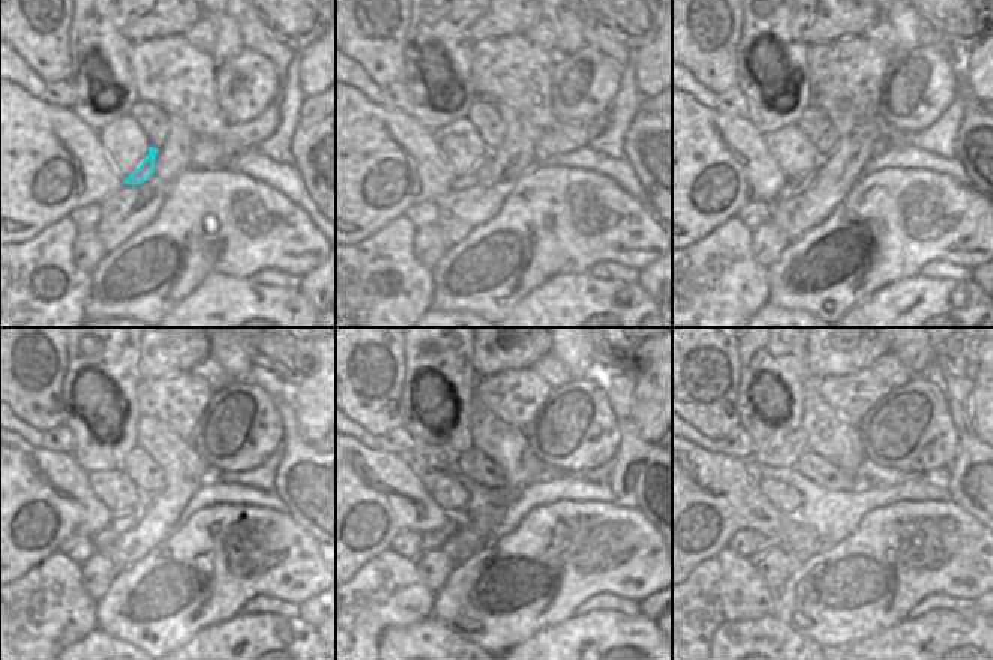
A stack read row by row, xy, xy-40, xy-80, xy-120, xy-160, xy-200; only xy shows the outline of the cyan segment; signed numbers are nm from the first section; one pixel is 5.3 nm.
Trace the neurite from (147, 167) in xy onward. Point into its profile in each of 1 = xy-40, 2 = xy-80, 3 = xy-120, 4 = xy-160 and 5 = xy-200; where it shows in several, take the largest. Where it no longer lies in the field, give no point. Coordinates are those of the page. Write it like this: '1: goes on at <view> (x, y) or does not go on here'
1: goes on at xy-40 (480, 170)
2: goes on at xy-80 (792, 186)
3: goes on at xy-120 (119, 524)
4: goes on at xy-160 (434, 540)
5: goes on at xy-200 (761, 543)

